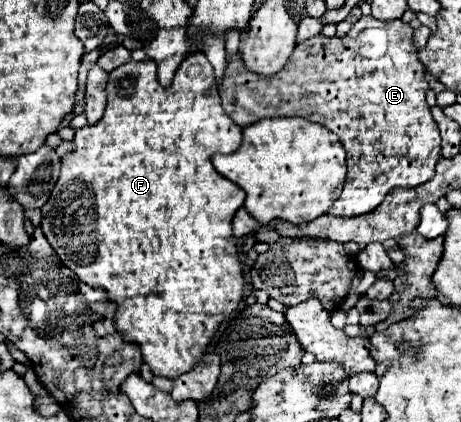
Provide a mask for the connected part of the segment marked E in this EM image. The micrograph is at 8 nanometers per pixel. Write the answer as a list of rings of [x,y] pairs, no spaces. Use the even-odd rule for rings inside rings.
[[[362,16],[344,38],[326,38],[316,34],[298,44],[286,62],[286,68],[270,80],[254,76],[242,68],[242,60],[236,54],[226,66],[226,76],[218,88],[224,112],[240,126],[250,126],[260,118],[272,116],[302,116],[318,122],[340,136],[348,154],[348,176],[340,198],[330,206],[330,216],[362,216],[382,204],[386,194],[394,188],[416,188],[434,176],[434,168],[440,154],[440,132],[426,104],[426,68],[416,56],[413,44],[414,30],[402,20],[390,24]]]

